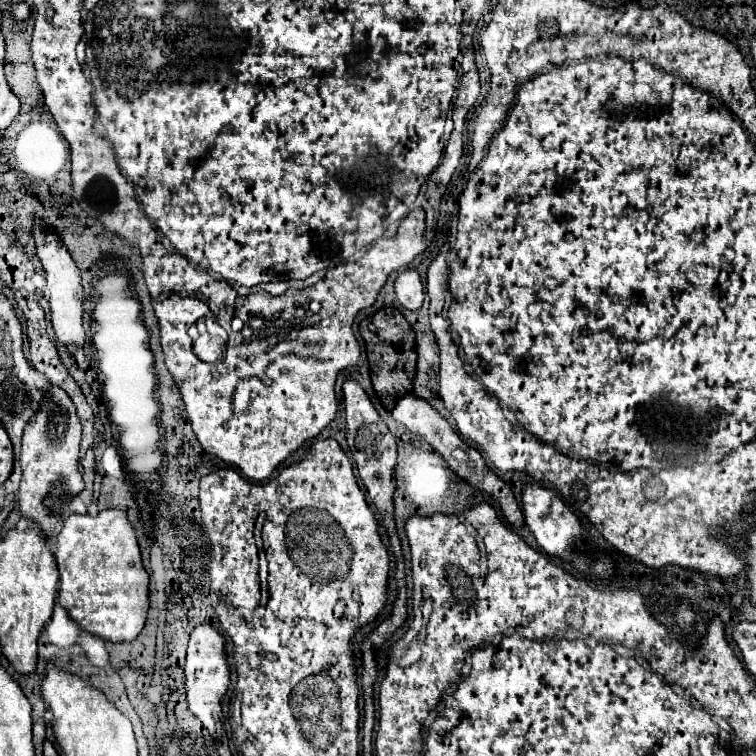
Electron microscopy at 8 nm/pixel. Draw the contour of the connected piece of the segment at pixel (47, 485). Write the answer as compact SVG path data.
M50 388L52 396L42 404L40 412L26 424L22 436L22 482L18 492L18 508L24 520L32 520L40 526L46 540L54 540L62 528L64 518L70 514L70 502L84 490L84 482L78 470L78 446L80 446L80 420L70 396L58 388Z

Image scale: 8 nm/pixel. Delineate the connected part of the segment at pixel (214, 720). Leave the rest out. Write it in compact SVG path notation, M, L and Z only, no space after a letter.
M208 624L196 626L190 634L188 642L188 654L186 654L186 664L184 664L184 686L186 686L186 700L188 708L202 720L202 724L210 730L214 740L218 738L222 744L228 746L226 734L218 734L222 728L222 698L228 690L230 684L230 670L226 664L226 654L224 654L224 638Z

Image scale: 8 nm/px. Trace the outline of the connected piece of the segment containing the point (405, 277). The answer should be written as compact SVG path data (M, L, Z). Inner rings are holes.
M408 268L400 272L394 286L396 286L396 298L406 310L418 310L422 306L424 290L422 290L422 282L416 270Z

